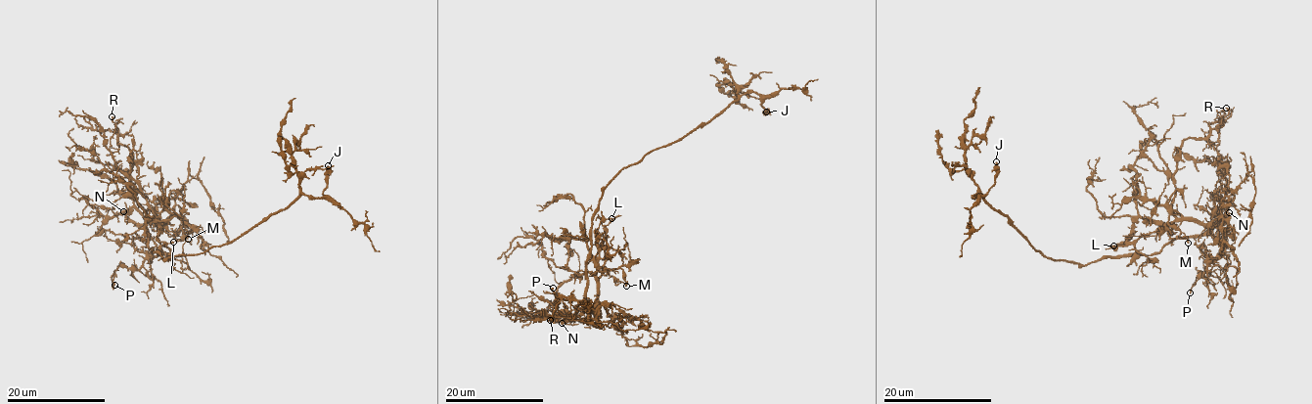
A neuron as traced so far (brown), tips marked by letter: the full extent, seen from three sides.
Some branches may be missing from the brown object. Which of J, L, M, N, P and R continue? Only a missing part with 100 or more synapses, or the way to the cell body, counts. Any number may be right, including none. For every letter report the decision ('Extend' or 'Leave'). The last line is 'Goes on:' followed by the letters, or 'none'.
J: Leave
L: Leave
M: Leave
N: Extend
P: Leave
R: Leave
Goes on: N

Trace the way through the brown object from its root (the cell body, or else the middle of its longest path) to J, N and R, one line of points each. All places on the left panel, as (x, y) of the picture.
J: (156, 251), (163, 258), (203, 253), (211, 246), (239, 238), (303, 194), (321, 198), (328, 165)
N: (156, 251), (149, 246), (148, 232), (123, 211)
R: (156, 251), (149, 246), (146, 226), (158, 222), (158, 213), (143, 193), (133, 154), (117, 144), (112, 116)

